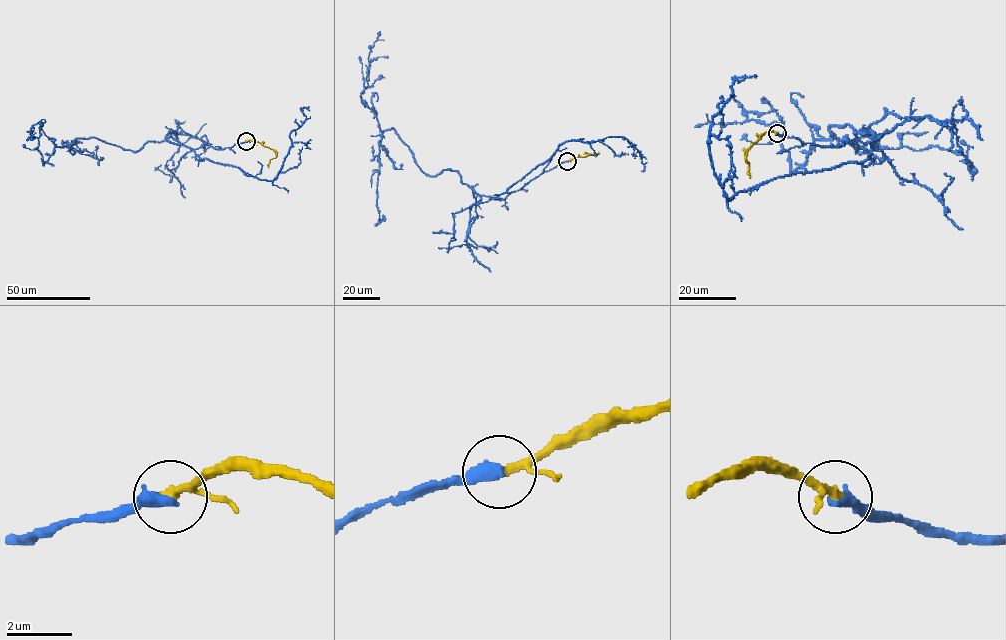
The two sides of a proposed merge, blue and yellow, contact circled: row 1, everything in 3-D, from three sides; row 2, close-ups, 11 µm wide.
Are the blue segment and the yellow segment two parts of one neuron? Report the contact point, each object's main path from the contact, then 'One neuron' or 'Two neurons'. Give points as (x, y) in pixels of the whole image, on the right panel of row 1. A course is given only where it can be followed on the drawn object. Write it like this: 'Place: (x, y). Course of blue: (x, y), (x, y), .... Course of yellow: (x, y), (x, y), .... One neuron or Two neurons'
Place: (777, 133). Course of blue: (777, 133), (877, 139), (831, 126), (792, 171), (779, 123), (695, 127). Course of yellow: (777, 133), (769, 131), (762, 134), (750, 147), (746, 159), (749, 163), (749, 178). One neuron

